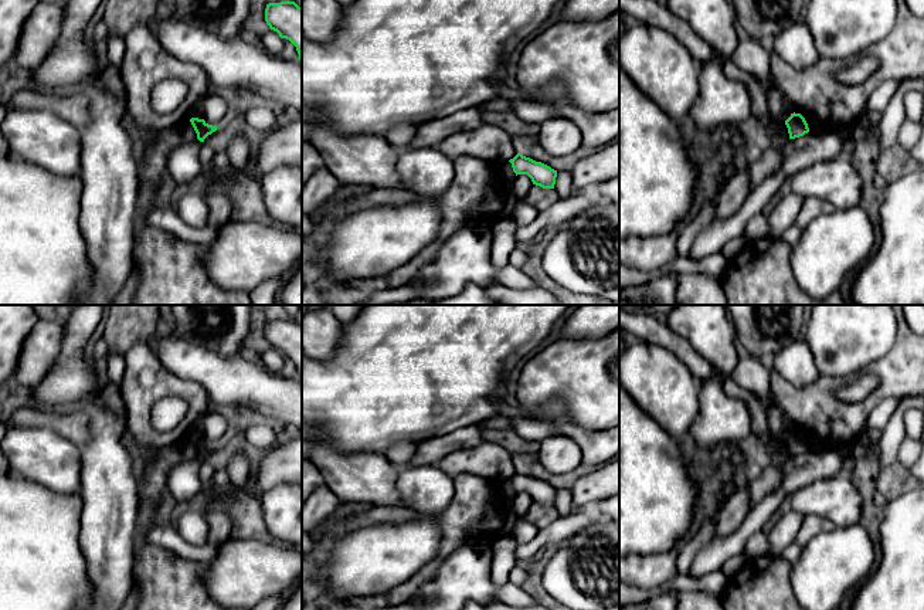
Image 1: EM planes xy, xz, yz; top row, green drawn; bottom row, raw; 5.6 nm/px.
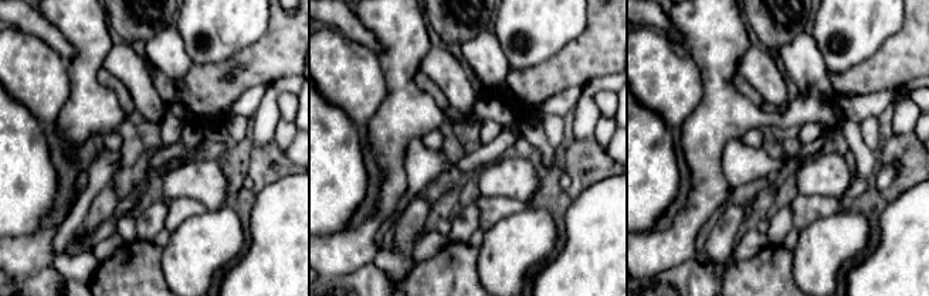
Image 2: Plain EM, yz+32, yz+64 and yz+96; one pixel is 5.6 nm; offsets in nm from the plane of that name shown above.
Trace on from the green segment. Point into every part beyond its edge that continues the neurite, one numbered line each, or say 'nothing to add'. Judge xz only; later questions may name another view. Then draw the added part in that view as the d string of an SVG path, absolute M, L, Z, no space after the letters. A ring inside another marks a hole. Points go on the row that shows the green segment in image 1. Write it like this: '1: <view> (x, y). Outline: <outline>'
nothing to add

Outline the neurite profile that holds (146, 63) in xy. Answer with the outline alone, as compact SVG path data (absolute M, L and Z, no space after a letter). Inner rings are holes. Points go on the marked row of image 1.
M137 26L126 34L125 57L119 71L129 113L146 142L153 142L164 129L186 125L194 118L196 104L208 91L205 72L198 65L184 62L166 51L150 26ZM169 78L183 81L188 92L176 111L162 115L152 108L150 95L156 84Z

